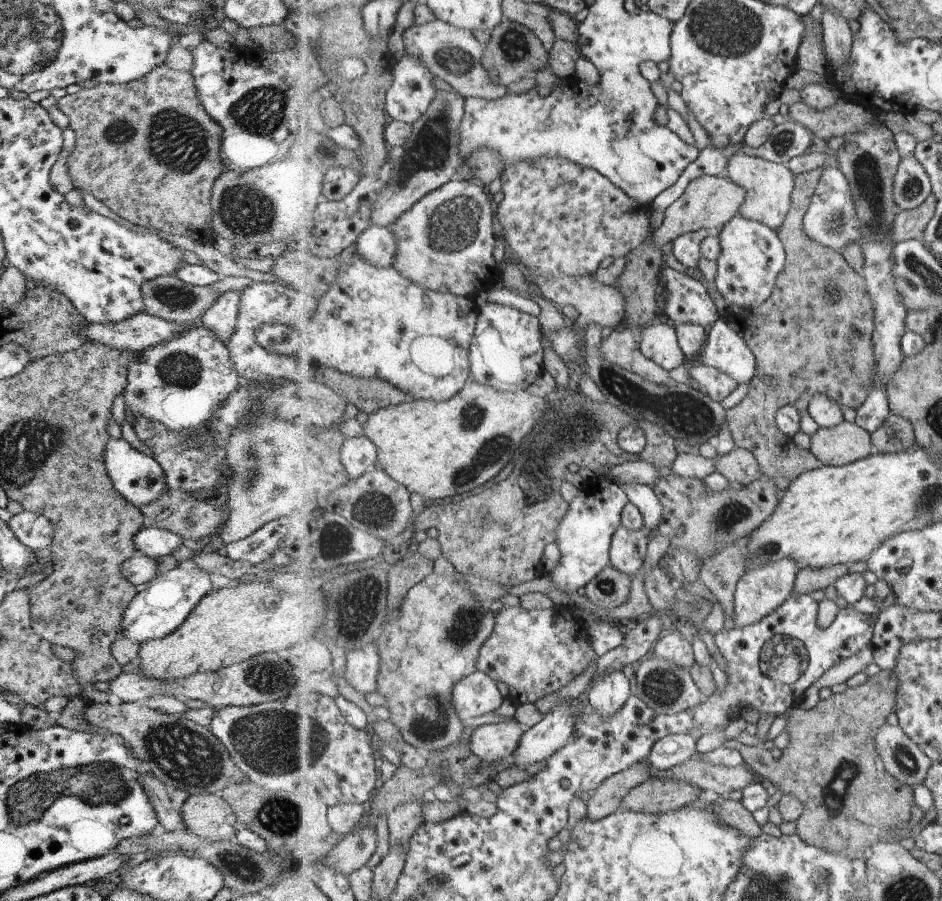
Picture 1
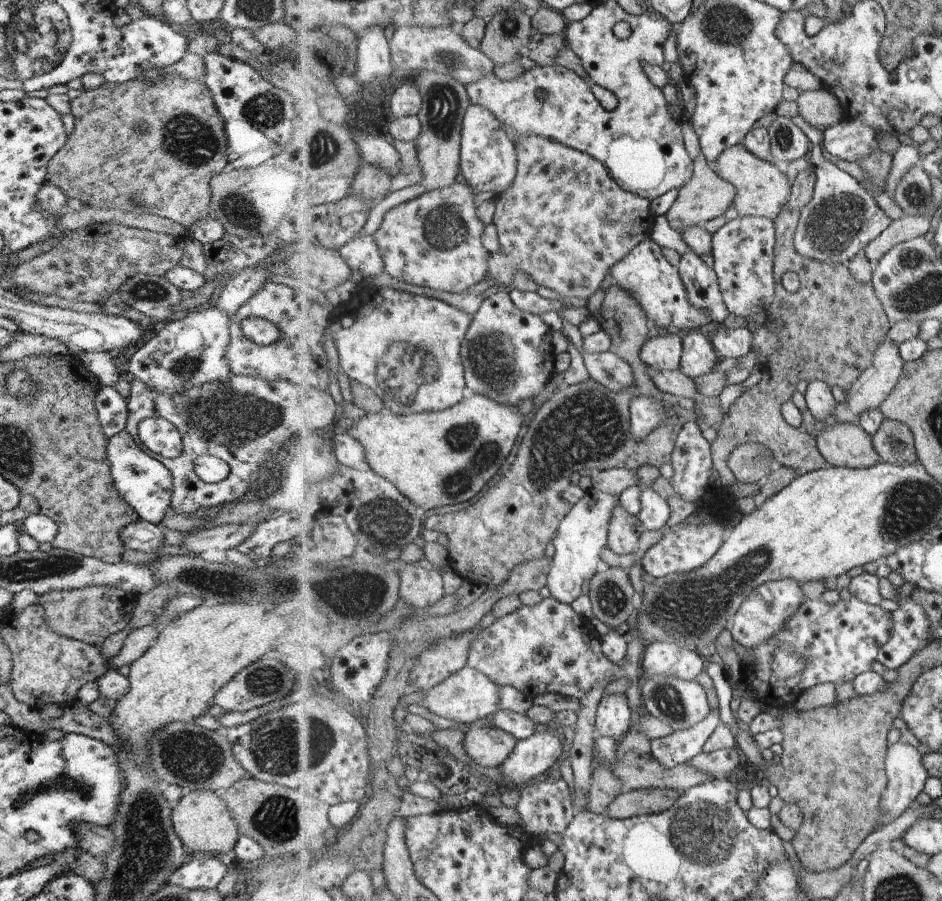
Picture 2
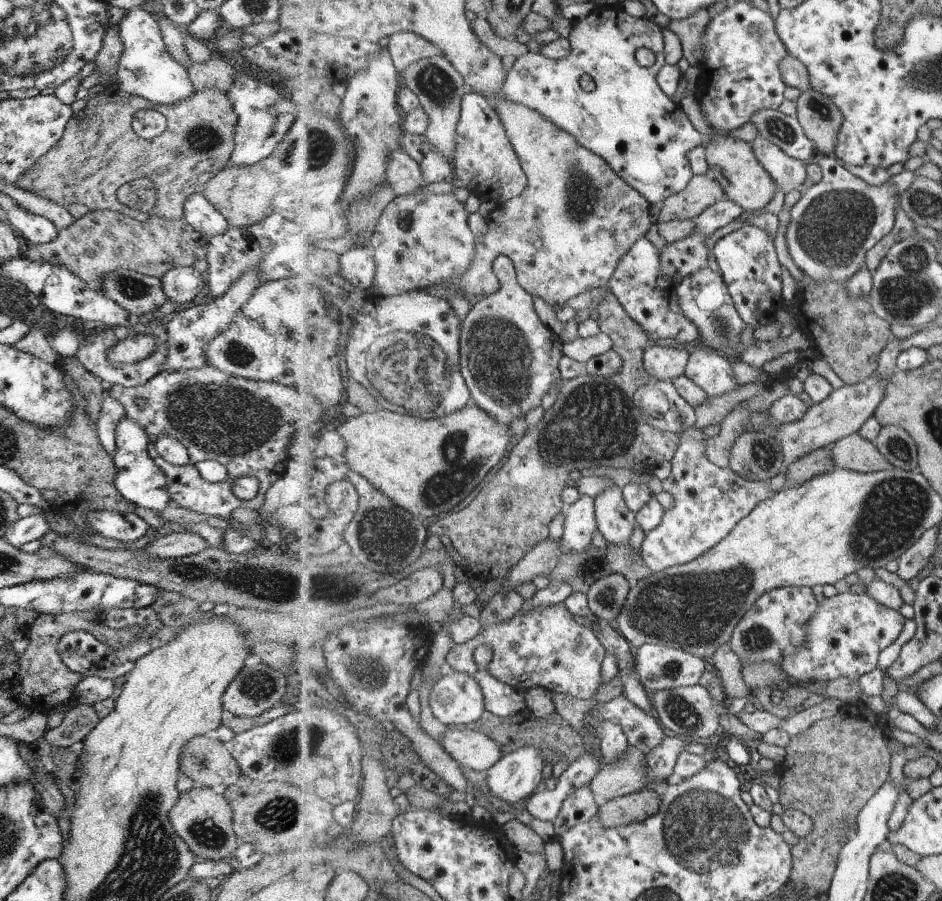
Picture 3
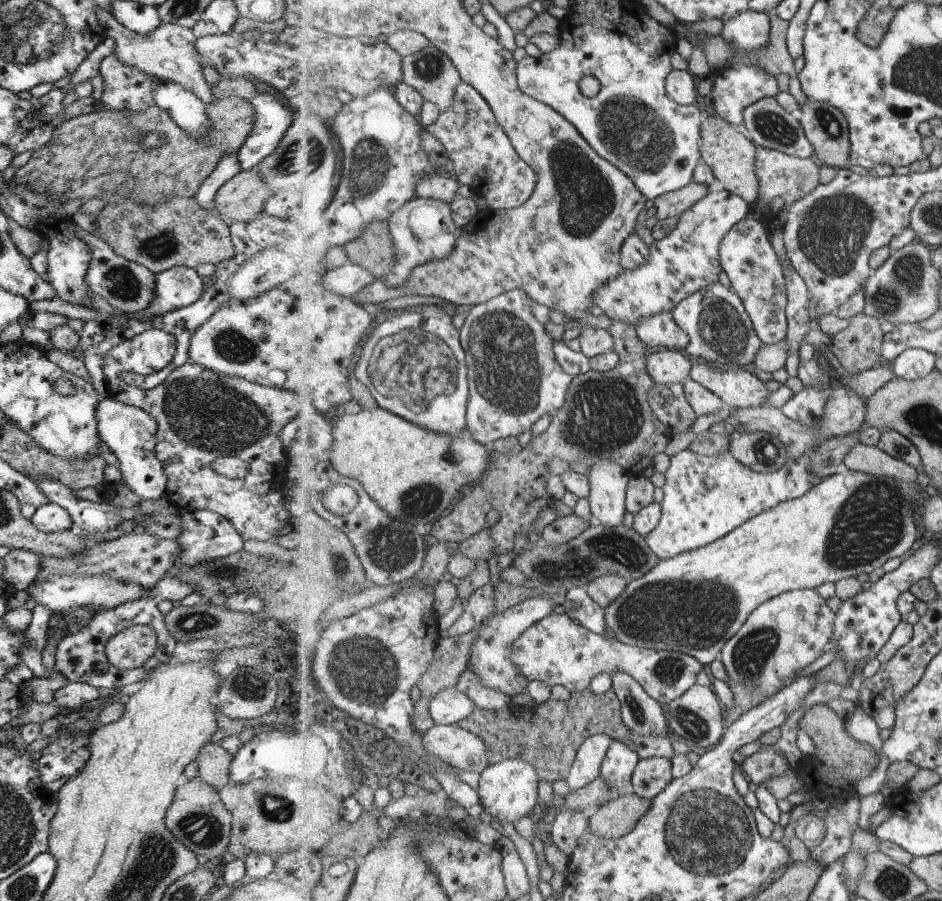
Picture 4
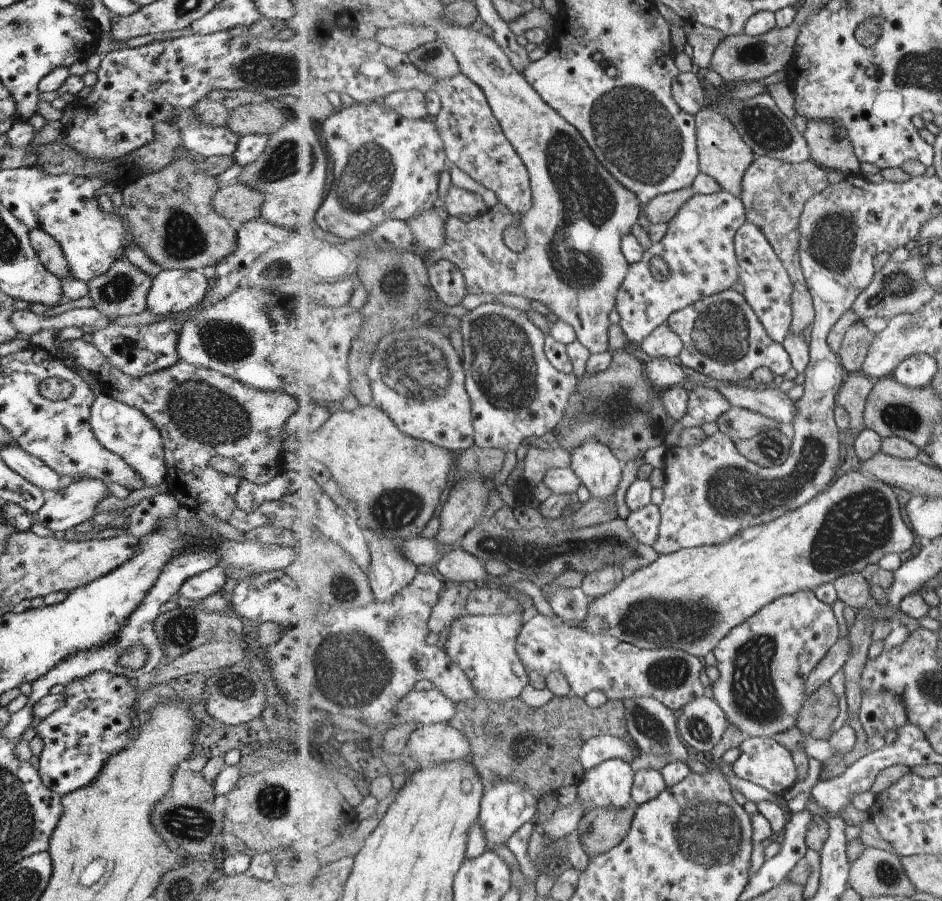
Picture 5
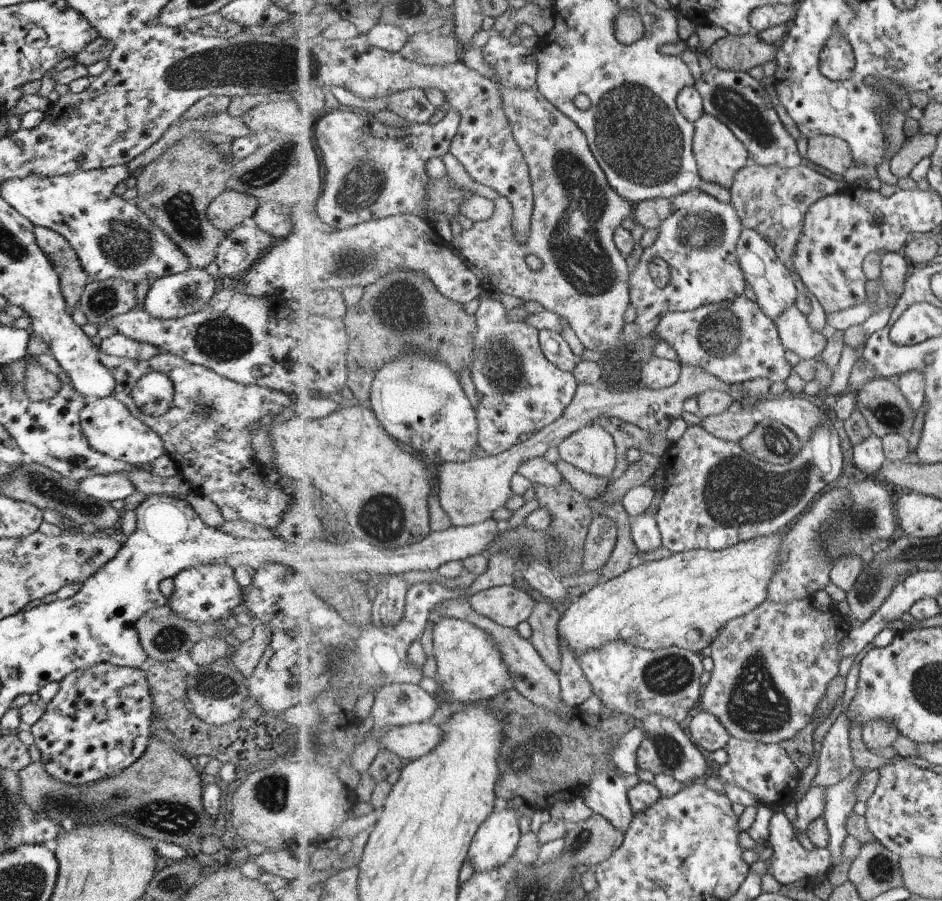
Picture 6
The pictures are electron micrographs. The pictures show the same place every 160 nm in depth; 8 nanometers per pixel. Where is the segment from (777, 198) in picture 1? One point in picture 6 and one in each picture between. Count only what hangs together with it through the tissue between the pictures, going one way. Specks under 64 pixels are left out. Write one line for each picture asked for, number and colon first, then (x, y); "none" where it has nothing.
2: (762, 190)
3: (734, 165)
4: (732, 157)
5: (724, 155)
6: (720, 154)

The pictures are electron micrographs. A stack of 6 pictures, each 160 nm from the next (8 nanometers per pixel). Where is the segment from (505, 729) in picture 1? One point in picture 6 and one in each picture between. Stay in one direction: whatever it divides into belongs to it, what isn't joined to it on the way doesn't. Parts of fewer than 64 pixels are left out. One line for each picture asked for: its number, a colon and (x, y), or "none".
2: (489, 747)
3: (472, 749)
4: (464, 750)
5: (428, 744)
6: (413, 741)

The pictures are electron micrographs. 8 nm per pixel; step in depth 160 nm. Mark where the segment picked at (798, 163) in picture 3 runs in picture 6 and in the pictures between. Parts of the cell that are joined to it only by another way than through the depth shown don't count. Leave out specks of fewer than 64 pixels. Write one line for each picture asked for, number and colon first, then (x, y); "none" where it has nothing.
4: (784, 179)
5: (775, 193)
6: (774, 201)

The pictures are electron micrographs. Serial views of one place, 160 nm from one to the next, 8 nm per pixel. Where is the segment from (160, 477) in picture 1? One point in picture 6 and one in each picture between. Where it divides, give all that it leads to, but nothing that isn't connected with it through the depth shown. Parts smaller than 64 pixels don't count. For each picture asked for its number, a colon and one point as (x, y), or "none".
2: (142, 482)
3: (139, 480)
4: (129, 433)
5: (125, 431)
6: (108, 427)

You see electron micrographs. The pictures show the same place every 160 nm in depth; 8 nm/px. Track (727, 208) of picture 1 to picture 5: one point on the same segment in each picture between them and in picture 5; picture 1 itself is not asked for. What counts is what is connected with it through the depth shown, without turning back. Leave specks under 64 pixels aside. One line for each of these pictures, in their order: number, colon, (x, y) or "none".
2: (706, 196)
3: (703, 190)
4: (673, 204)
5: (663, 208)

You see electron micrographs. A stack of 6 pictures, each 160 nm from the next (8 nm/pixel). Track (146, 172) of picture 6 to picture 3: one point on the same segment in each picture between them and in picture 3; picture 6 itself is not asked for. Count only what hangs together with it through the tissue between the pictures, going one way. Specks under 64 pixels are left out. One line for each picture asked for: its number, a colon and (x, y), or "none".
3: (100, 241)
4: (176, 232)
5: (169, 214)

